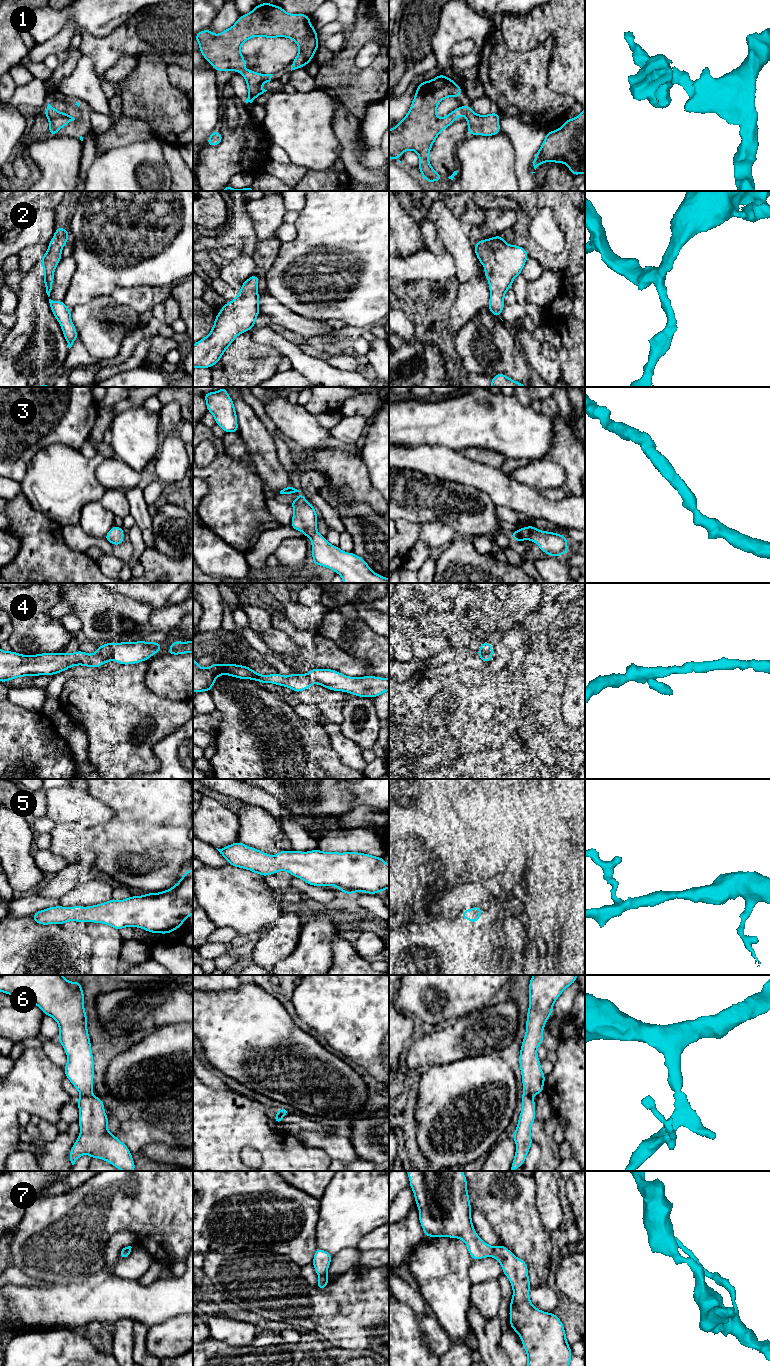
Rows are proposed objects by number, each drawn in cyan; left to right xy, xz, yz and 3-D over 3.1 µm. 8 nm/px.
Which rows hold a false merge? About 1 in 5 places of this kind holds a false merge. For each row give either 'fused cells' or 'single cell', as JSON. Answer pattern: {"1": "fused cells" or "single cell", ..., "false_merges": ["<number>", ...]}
{"1": "single cell", "2": "single cell", "3": "single cell", "4": "single cell", "5": "single cell", "6": "single cell", "7": "single cell", "false_merges": []}

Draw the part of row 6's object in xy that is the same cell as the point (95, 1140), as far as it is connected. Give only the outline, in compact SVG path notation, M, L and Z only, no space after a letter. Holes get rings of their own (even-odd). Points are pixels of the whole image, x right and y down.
M0 975L0 991L15 997L29 999L42 1010L44 1015L51 1016L59 1024L58 1041L62 1044L68 1058L68 1062L64 1067L65 1076L81 1095L77 1100L77 1105L79 1107L79 1119L77 1122L80 1125L81 1131L78 1139L70 1150L70 1161L72 1165L75 1164L81 1155L87 1154L92 1159L100 1158L105 1160L122 1171L134 1171L135 1163L130 1150L123 1142L116 1138L114 1134L108 1131L107 1123L109 1117L105 1114L104 1103L92 1094L94 1085L94 1061L91 1051L90 1037L87 1030L87 1015L84 1010L84 993L80 981L69 982L62 975Z

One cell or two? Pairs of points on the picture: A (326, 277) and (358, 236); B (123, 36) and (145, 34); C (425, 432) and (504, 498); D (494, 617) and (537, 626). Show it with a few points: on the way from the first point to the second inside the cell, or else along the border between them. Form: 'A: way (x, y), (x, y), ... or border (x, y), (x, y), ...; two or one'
A: way (335, 267), (356, 246); one
B: way (128, 36), (140, 34); one
C: border (417, 445), (443, 445), (462, 451); two
D: border (526, 613), (517, 624); two

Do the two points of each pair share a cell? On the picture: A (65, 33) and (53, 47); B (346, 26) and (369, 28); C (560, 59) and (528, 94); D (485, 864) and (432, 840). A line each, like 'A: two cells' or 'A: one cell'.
A: one cell
B: two cells
C: two cells
D: two cells

